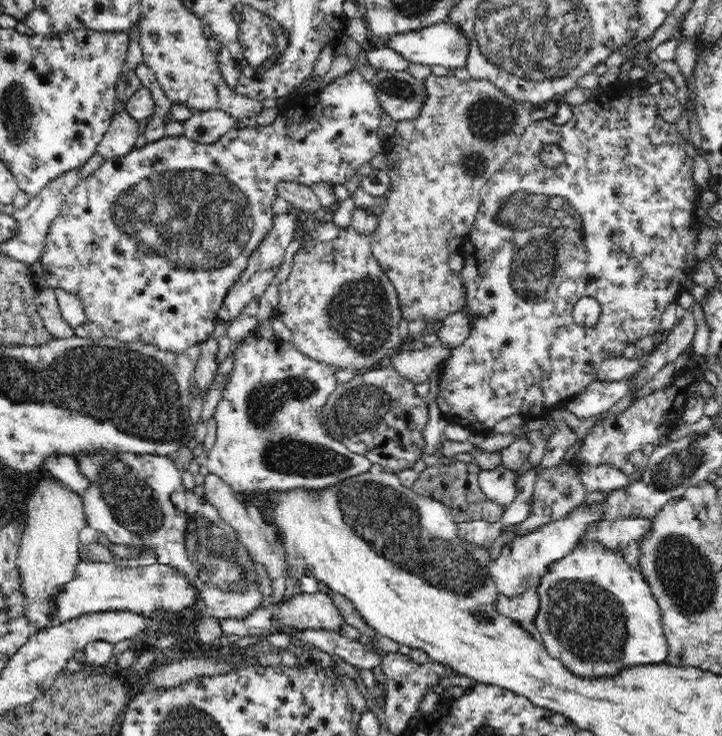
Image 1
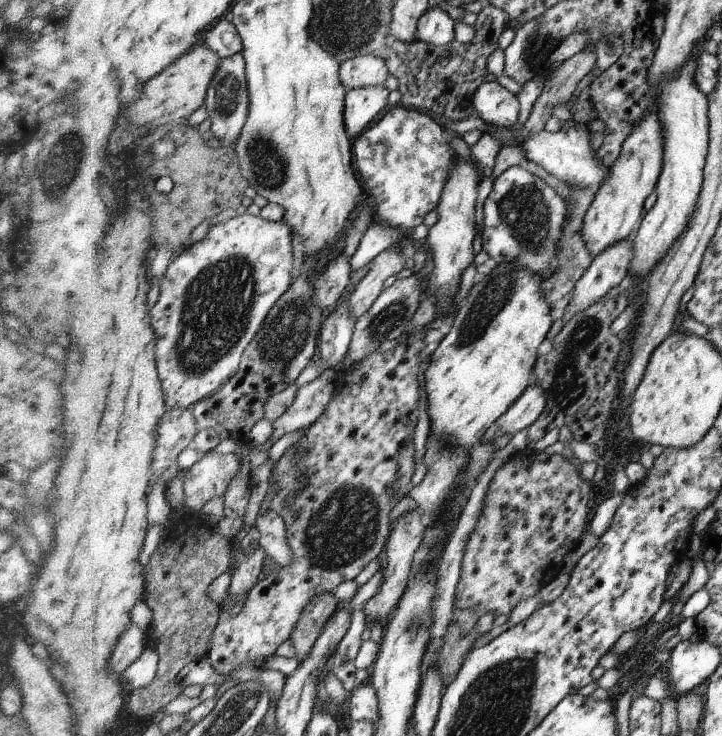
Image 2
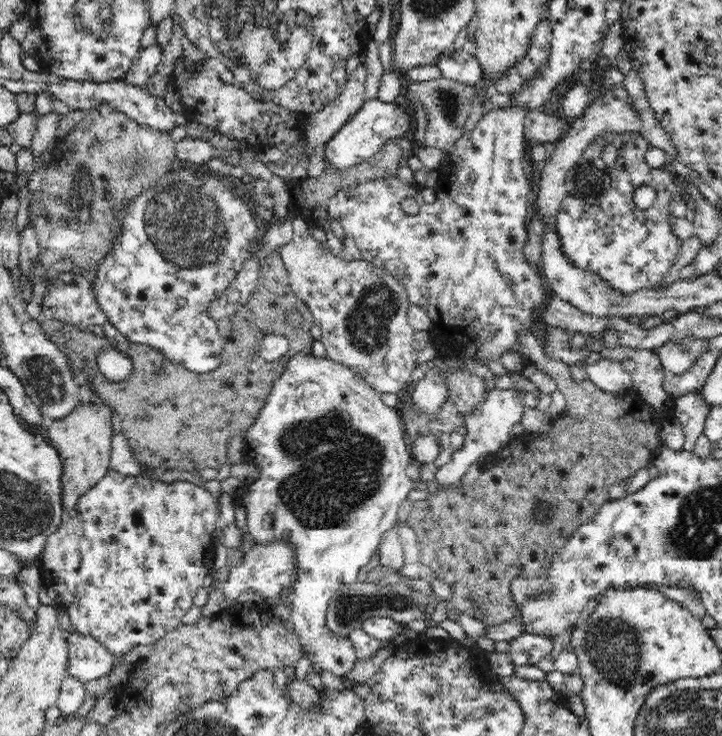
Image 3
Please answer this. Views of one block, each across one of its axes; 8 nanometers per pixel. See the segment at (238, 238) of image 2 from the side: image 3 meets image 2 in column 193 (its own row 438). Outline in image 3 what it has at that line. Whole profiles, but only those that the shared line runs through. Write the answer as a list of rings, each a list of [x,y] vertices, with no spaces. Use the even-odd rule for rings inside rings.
[[[296,354],[290,364],[288,364],[288,370],[282,374],[282,378],[276,382],[272,394],[270,394],[270,400],[268,404],[264,406],[262,414],[258,416],[256,424],[250,426],[248,434],[244,438],[246,442],[246,448],[244,451],[245,462],[258,462],[262,466],[261,480],[254,482],[252,487],[242,486],[241,489],[233,495],[235,502],[246,503],[248,506],[248,519],[247,527],[252,533],[252,537],[256,542],[268,543],[269,541],[275,541],[288,537],[292,539],[296,545],[298,545],[298,565],[300,565],[299,584],[295,585],[292,595],[291,607],[291,620],[294,632],[297,634],[299,643],[301,644],[303,654],[308,658],[310,662],[309,670],[312,670],[316,676],[322,676],[322,674],[332,674],[336,678],[345,678],[350,674],[350,671],[354,668],[354,665],[358,661],[358,655],[356,655],[356,647],[354,641],[345,634],[344,636],[336,633],[332,628],[328,627],[328,606],[330,606],[330,600],[340,588],[345,587],[346,584],[358,583],[358,576],[360,576],[360,570],[364,566],[370,564],[372,556],[378,552],[380,544],[382,544],[382,538],[384,538],[386,532],[396,528],[398,525],[398,510],[407,496],[412,492],[412,480],[406,475],[406,468],[409,464],[414,463],[414,458],[411,454],[411,448],[408,438],[406,436],[406,429],[404,422],[400,416],[400,408],[386,406],[382,402],[382,398],[379,393],[368,381],[364,380],[356,371],[352,368],[336,362],[330,358],[314,357],[314,356],[302,356]]]

